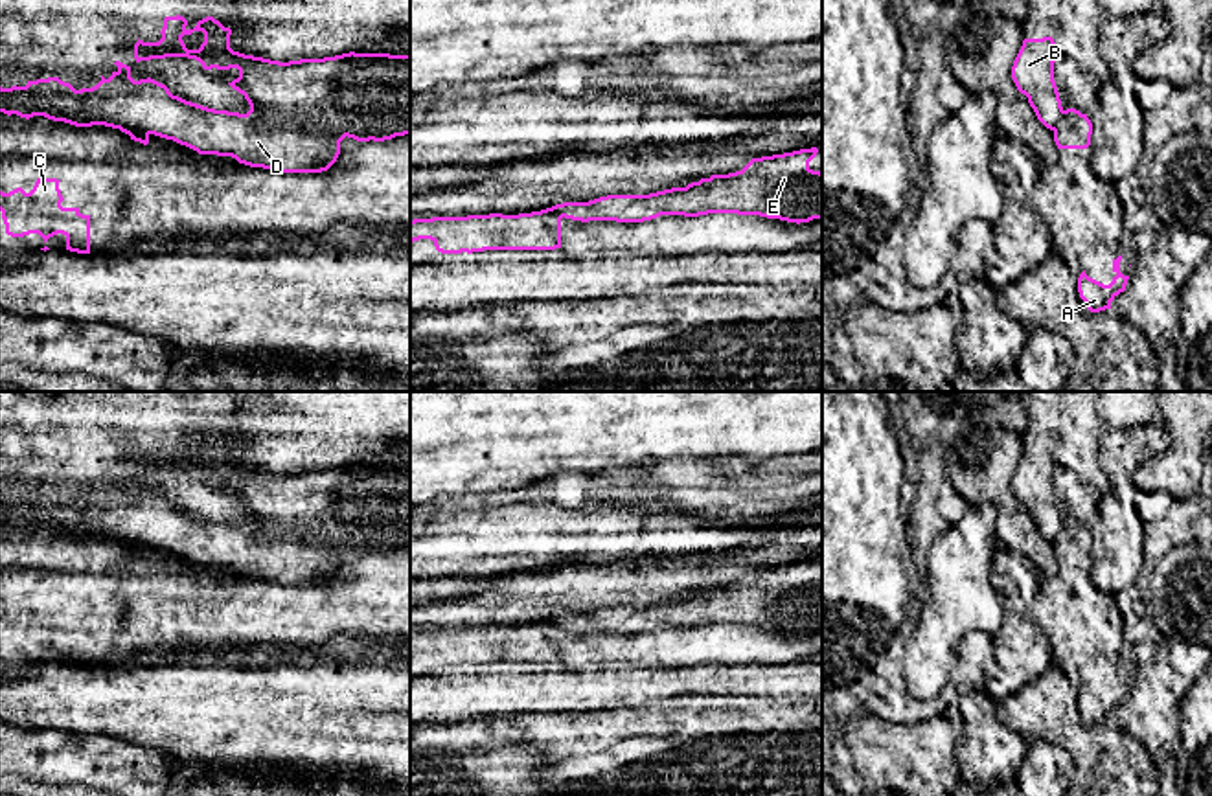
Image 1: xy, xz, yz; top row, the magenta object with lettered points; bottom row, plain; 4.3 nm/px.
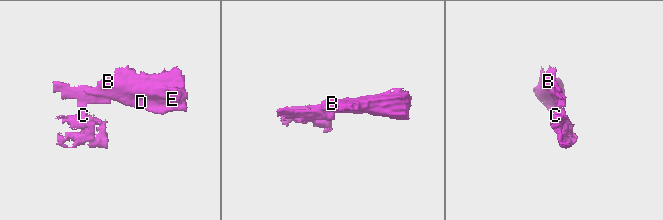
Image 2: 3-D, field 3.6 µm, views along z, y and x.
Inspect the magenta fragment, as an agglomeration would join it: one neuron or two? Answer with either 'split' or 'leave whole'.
split

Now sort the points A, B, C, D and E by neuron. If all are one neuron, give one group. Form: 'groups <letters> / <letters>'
groups A C / B D E

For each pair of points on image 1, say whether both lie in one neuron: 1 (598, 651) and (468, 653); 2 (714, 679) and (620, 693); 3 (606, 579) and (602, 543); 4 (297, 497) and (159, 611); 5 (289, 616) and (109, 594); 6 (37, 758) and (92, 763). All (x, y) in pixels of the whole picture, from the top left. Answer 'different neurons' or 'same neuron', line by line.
1: same neuron
2: same neuron
3: different neurons
4: different neurons
5: same neuron
6: same neuron

